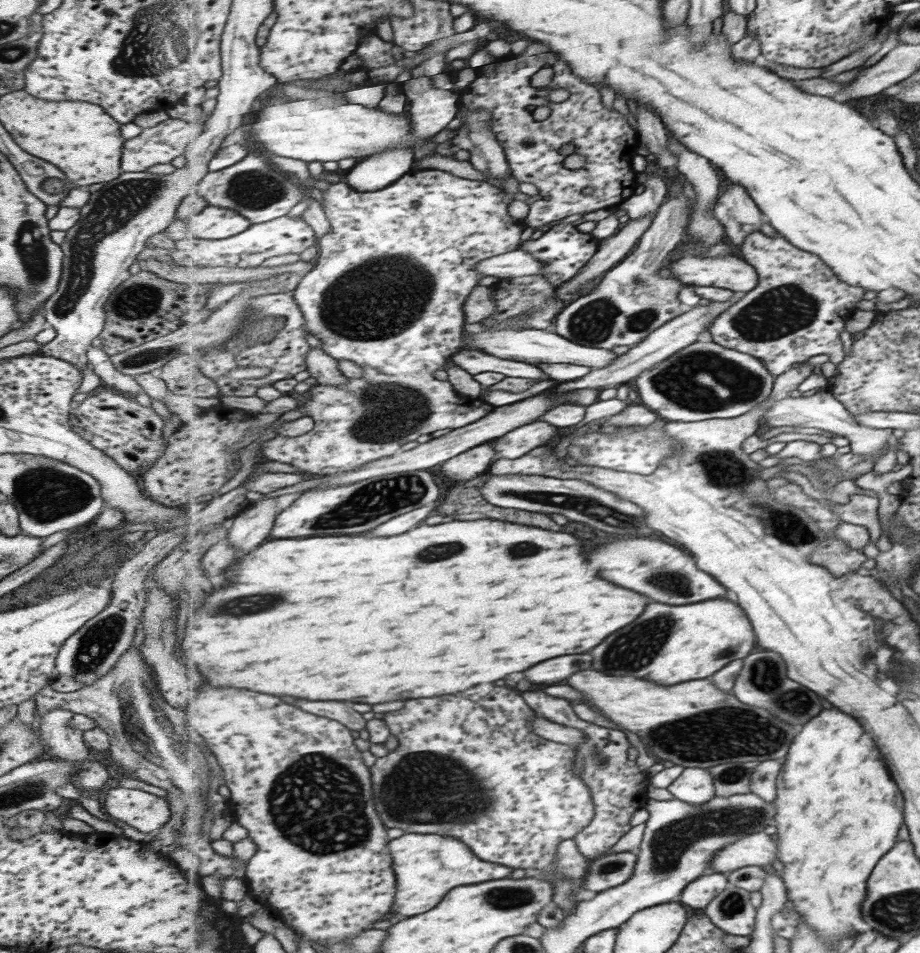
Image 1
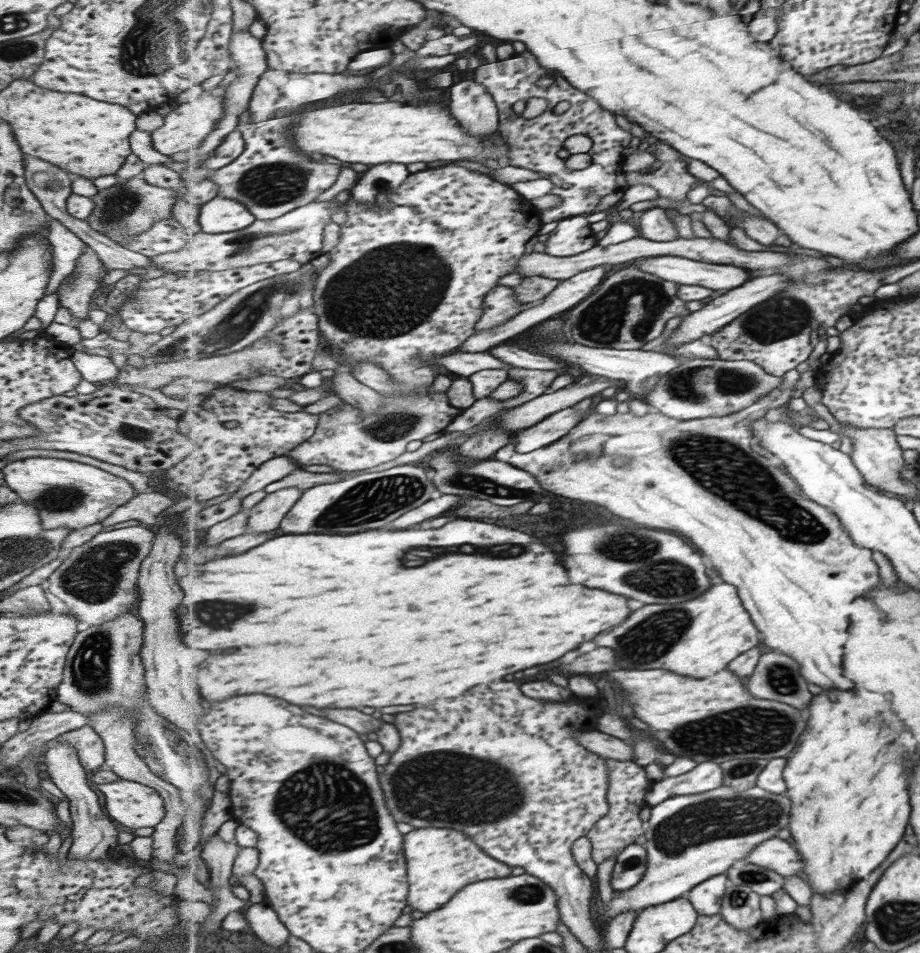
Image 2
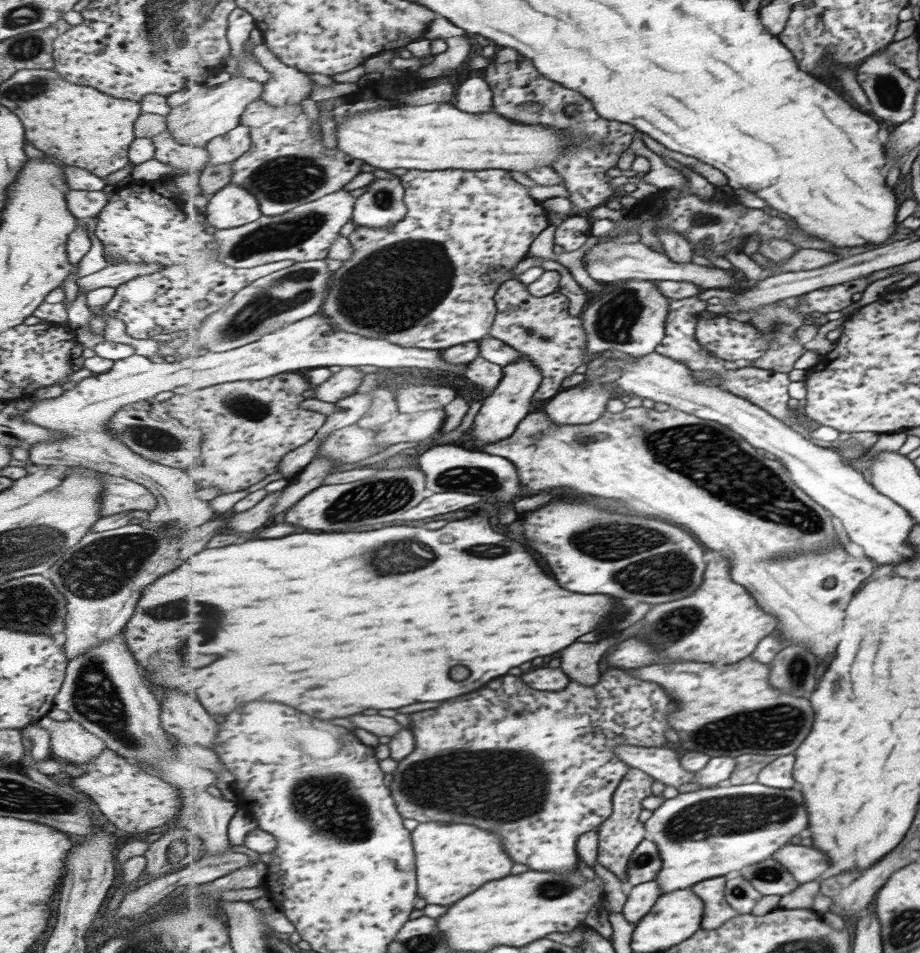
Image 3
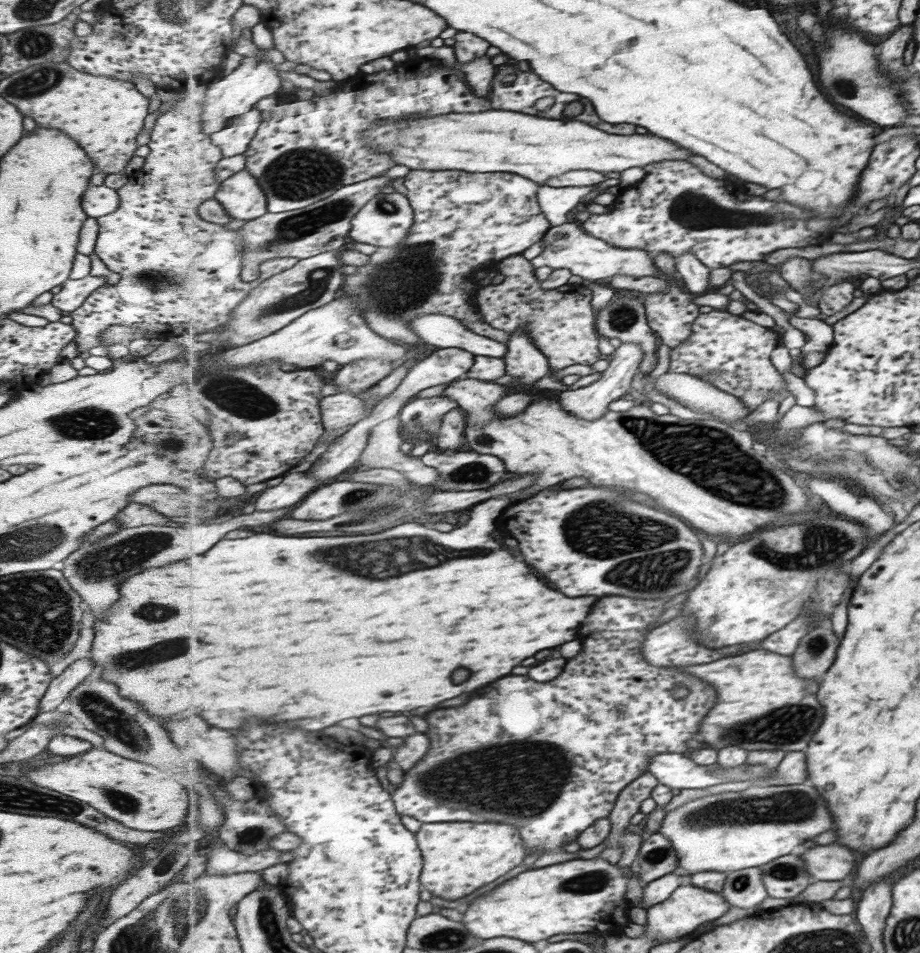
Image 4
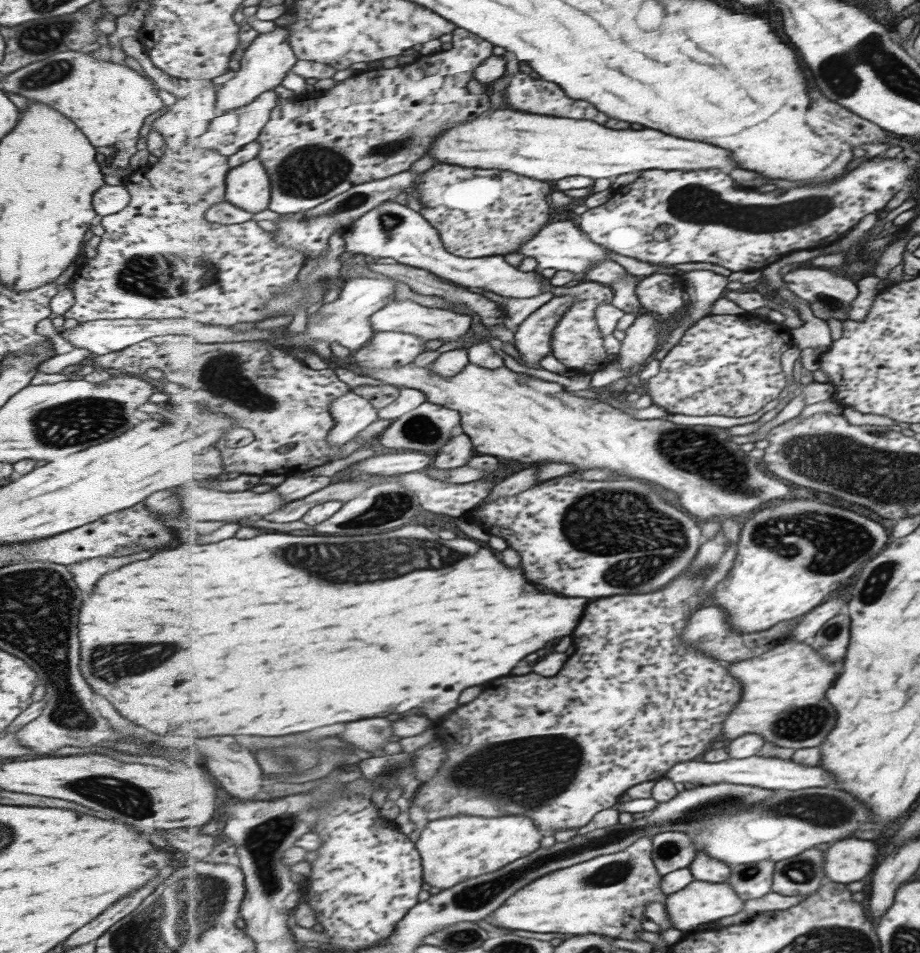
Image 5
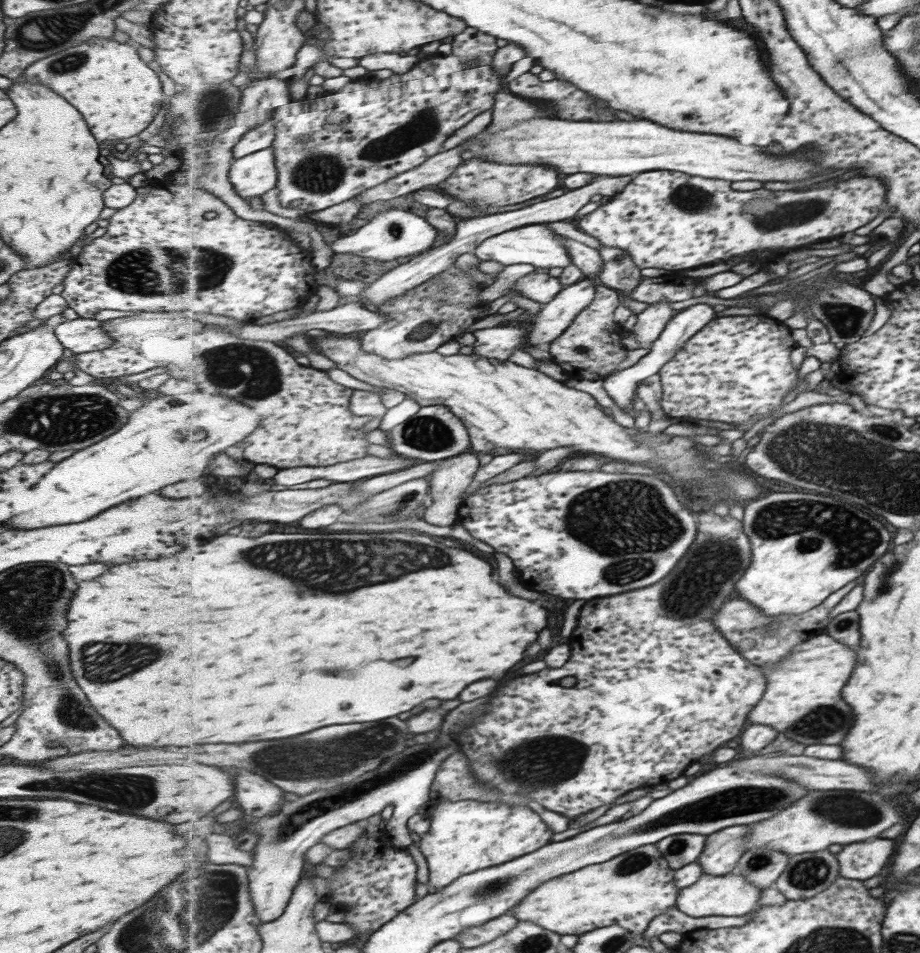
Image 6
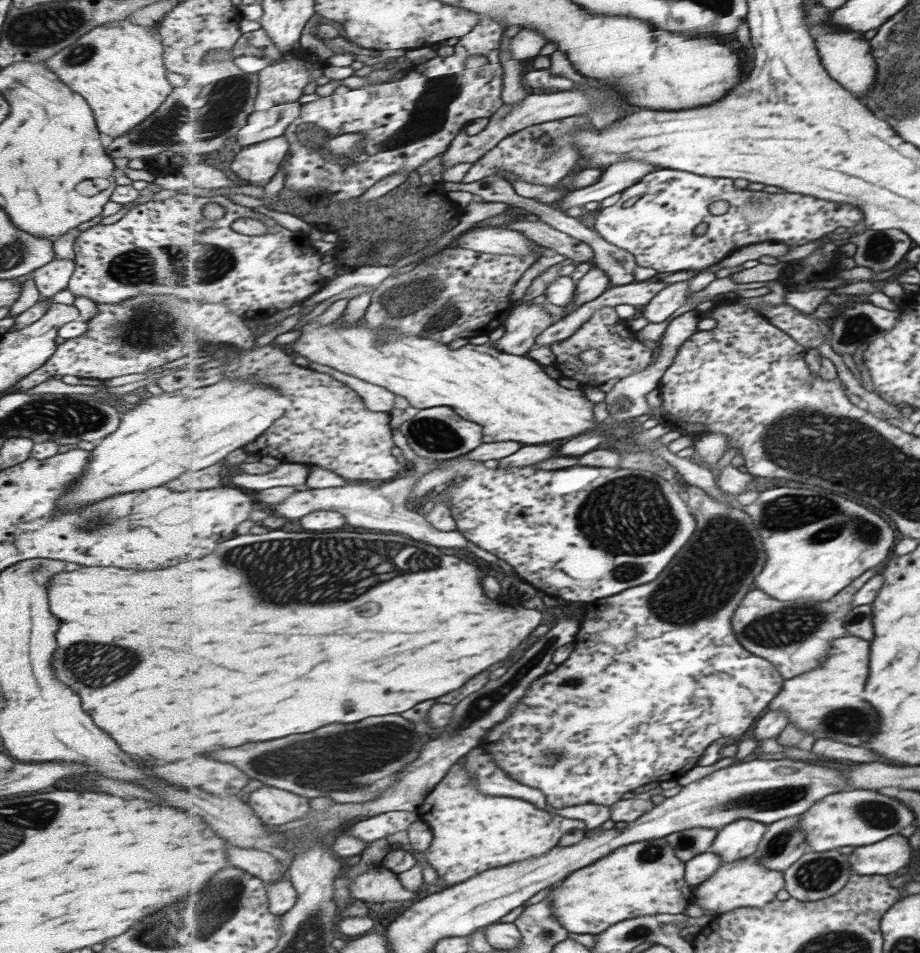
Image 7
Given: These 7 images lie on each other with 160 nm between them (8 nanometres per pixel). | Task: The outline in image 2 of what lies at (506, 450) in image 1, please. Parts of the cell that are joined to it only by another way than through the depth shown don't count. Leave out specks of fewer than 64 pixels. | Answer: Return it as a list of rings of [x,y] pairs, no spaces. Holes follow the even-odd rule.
[[[569,407],[567,410],[555,412],[549,418],[545,418],[543,422],[539,422],[537,426],[514,434],[513,436],[519,436],[517,450],[533,452],[533,450],[553,444],[559,438],[563,438],[565,434],[569,434],[573,426],[577,426],[583,418],[586,418],[585,414],[577,414],[576,410],[578,410],[577,407]]]

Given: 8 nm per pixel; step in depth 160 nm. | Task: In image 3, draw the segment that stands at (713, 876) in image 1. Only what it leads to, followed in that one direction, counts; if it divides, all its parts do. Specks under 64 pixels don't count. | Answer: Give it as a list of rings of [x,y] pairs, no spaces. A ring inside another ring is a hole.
[[[718,876],[714,879],[703,880],[702,883],[695,883],[695,891],[707,906],[702,920],[703,928],[715,930],[721,928],[728,920],[737,916],[737,912],[731,908],[726,897],[726,884],[729,876]]]

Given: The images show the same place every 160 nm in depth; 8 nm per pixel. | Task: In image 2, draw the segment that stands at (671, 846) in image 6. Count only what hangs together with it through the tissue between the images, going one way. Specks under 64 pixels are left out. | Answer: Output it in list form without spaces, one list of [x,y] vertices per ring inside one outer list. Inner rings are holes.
[[[631,844],[615,859],[611,873],[611,888],[625,891],[637,886],[648,867],[648,850],[644,845]]]

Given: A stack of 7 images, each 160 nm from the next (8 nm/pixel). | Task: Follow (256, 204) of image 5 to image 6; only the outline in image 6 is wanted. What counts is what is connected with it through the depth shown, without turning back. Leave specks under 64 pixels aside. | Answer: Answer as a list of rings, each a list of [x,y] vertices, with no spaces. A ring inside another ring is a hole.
[[[273,147],[234,159],[229,180],[235,192],[245,199],[260,198],[278,186],[278,168]]]

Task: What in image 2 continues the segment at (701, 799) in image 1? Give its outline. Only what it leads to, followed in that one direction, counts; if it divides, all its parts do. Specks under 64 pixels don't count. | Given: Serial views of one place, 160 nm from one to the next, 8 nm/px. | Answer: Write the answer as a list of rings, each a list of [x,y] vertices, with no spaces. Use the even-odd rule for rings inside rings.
[[[705,762],[682,776],[654,782],[645,799],[650,807],[654,807],[669,797],[699,794],[719,788],[723,784],[723,768],[715,762]]]

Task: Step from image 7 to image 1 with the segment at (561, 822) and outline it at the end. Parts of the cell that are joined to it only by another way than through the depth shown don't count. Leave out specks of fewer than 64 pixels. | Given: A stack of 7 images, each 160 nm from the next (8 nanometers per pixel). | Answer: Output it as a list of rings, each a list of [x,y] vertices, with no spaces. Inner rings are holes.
[[[407,833],[388,842],[387,848],[395,858],[399,892],[395,898],[395,914],[417,916],[433,910],[449,894],[449,890],[465,884],[510,878],[514,868],[477,858],[471,848],[451,836]]]

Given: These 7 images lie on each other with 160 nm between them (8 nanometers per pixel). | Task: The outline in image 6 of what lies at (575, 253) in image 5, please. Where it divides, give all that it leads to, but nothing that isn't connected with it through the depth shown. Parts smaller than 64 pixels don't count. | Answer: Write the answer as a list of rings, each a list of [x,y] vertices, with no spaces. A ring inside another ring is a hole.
[[[529,224],[512,229],[485,240],[475,251],[474,255],[482,261],[496,261],[502,266],[512,264],[530,264],[537,268],[561,268],[573,264],[573,259],[563,243],[563,238],[553,233],[548,224]]]

